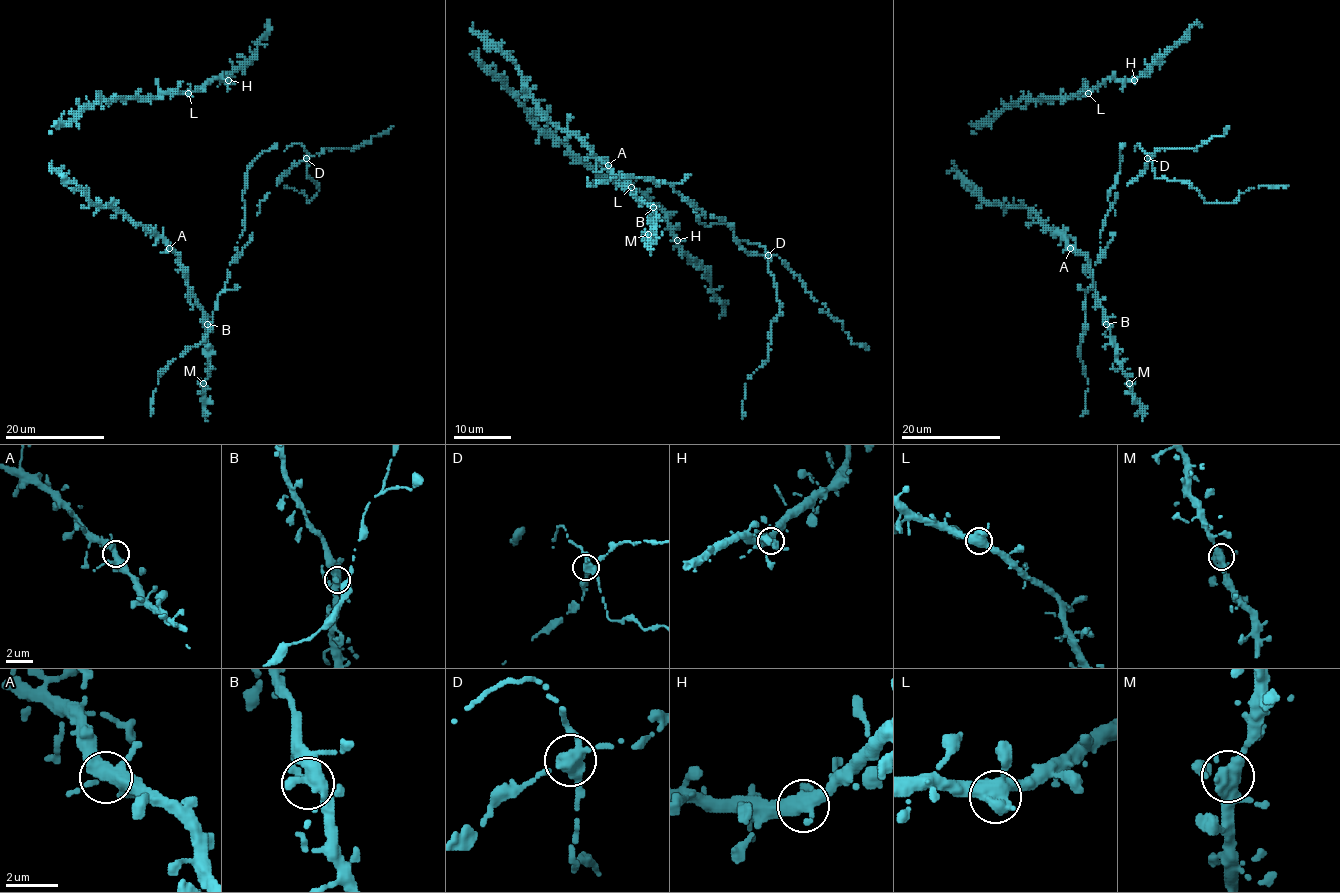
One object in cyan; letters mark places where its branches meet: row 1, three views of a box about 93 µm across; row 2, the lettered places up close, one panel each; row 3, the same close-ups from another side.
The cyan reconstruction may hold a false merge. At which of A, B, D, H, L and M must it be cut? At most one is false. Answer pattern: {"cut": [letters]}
{"cut": ["D"]}

